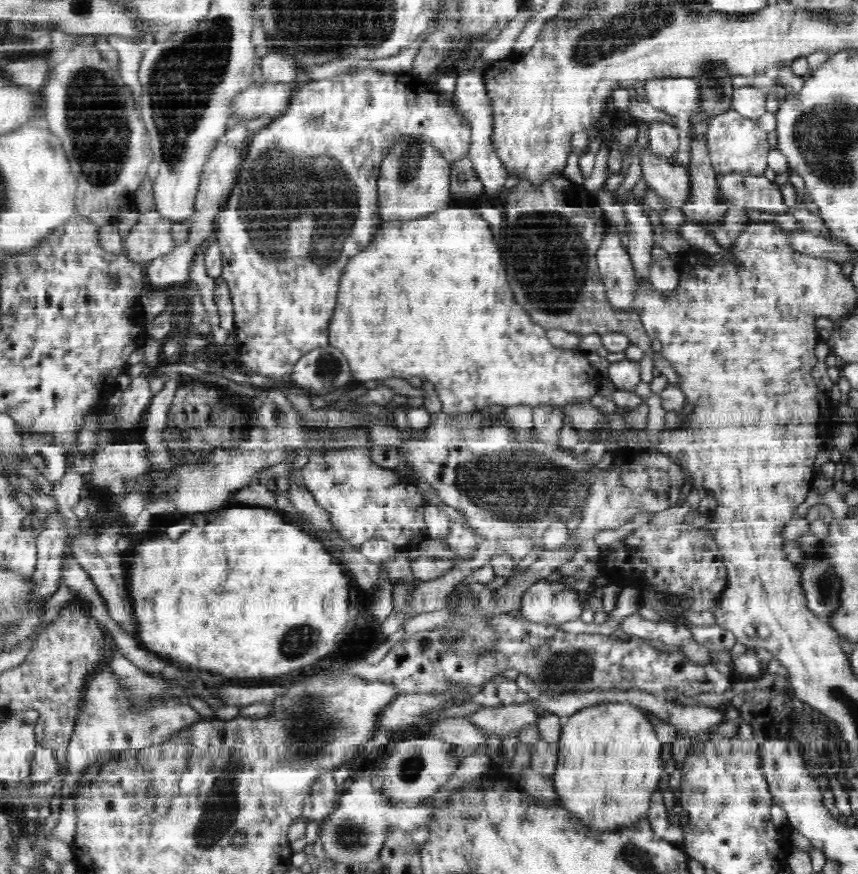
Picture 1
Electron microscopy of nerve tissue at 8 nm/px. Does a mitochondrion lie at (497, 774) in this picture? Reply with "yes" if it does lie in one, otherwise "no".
no

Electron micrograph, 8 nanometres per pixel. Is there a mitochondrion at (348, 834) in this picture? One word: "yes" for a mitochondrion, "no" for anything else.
yes

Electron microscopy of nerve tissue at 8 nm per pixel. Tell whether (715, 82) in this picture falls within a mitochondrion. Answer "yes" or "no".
yes

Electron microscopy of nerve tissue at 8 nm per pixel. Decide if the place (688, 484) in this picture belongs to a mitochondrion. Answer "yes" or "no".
no

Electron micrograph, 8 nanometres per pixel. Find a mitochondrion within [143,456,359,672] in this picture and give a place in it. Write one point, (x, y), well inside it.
(297, 642)

